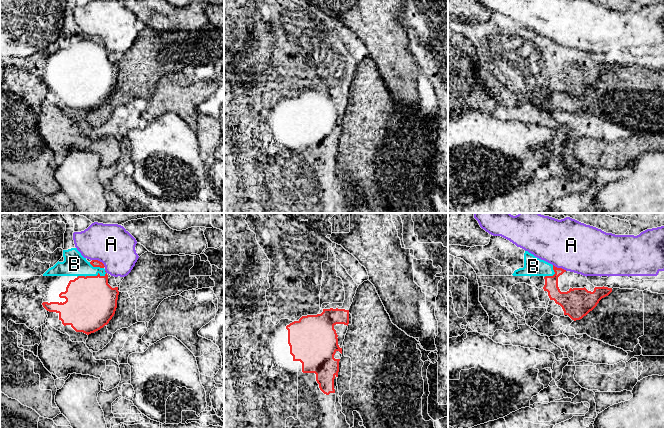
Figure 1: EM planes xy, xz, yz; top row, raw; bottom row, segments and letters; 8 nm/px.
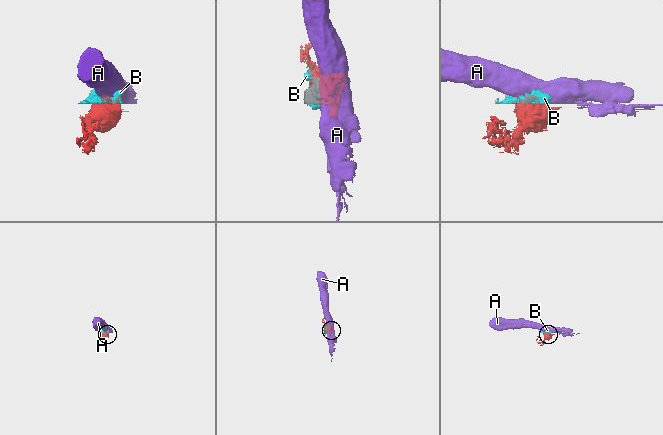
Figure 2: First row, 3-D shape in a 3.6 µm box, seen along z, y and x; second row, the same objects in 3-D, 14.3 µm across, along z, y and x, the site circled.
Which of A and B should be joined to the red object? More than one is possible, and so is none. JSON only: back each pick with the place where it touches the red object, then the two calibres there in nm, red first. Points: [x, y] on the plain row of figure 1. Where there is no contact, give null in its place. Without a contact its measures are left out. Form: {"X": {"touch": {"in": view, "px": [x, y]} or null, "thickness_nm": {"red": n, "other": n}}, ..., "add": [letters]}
{"add": []}

